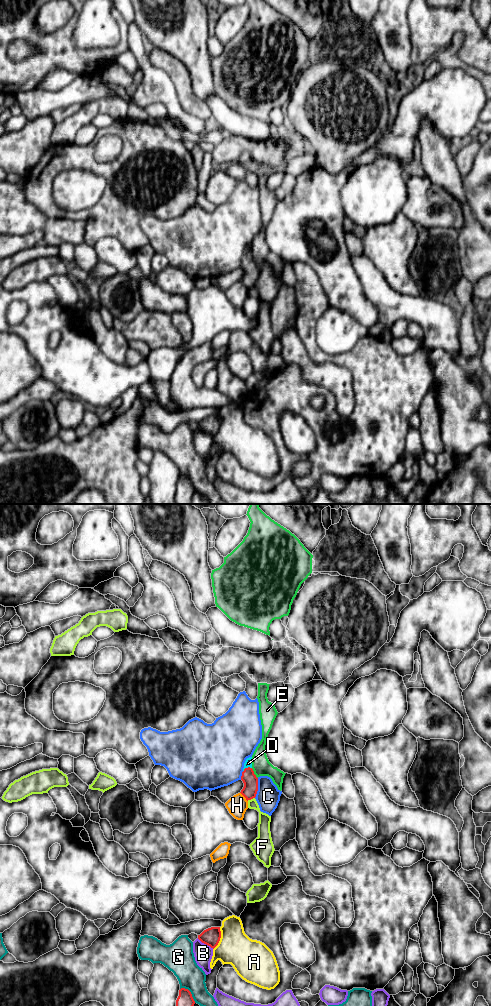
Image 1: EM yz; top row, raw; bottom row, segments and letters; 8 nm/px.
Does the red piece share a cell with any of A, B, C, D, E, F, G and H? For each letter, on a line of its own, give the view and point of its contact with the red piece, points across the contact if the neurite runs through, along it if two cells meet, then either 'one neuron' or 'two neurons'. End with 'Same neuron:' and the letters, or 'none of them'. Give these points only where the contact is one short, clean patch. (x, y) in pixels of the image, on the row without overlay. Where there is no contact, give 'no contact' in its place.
A: contact yz (220, 425); border yz (220, 415), (220, 428), (213, 437); two neurons
B: contact yz (205, 431); two neurons
C: contact yz (257, 276); two neurons
D: contact yz (246, 256); way yz (249, 279), (249, 266), (246, 256), (248, 251); one neuron
E: contact yz (253, 261); border yz (251, 256), (257, 266); two neurons
F: contact yz (250, 287); border yz (254, 285), (247, 288); two neurons
G: contact yz (190, 481); two neurons
H: contact yz (244, 284); two neurons
Same neuron: D

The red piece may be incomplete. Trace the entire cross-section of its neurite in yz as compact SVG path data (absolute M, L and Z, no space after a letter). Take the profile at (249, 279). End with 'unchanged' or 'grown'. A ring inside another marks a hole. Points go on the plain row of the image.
M252 245L247 246L244 251L241 268L244 271L244 275L240 281L247 289L255 286L258 279L258 266L252 257Z; grown

